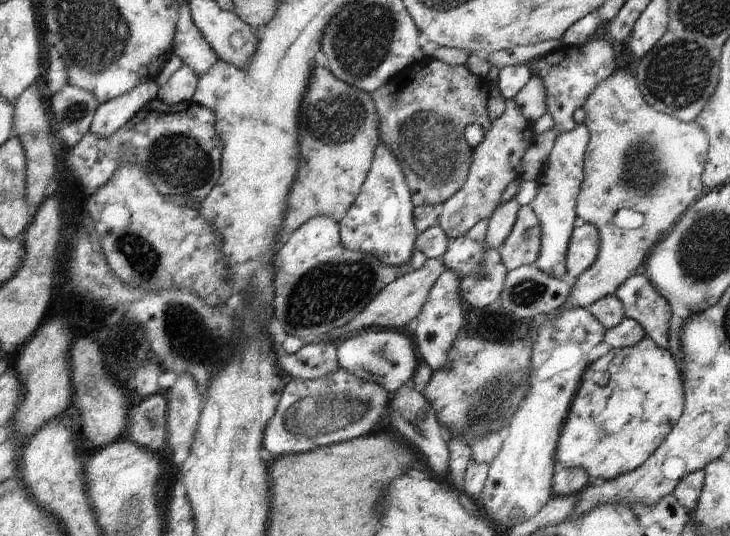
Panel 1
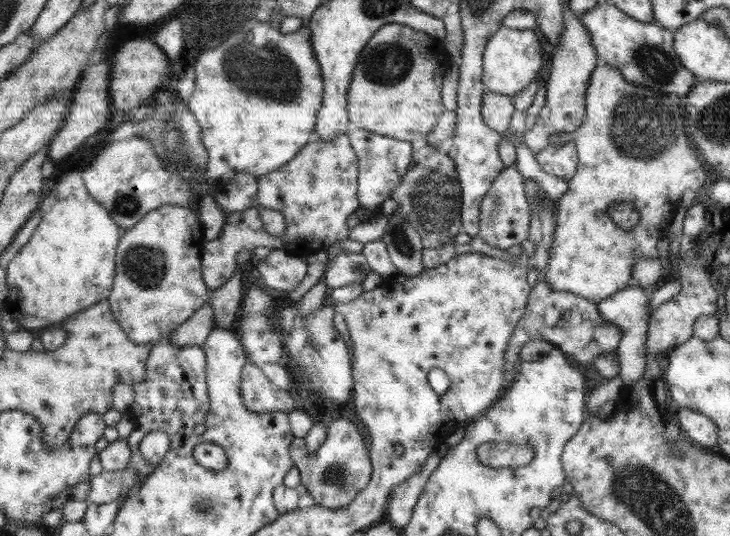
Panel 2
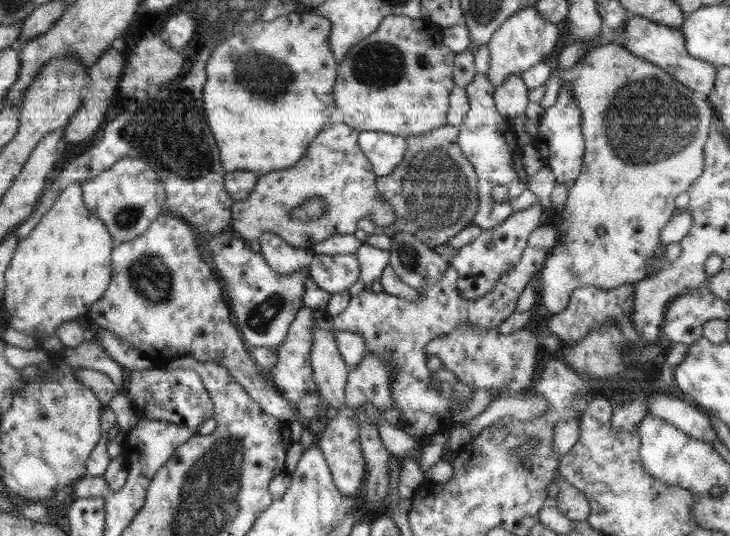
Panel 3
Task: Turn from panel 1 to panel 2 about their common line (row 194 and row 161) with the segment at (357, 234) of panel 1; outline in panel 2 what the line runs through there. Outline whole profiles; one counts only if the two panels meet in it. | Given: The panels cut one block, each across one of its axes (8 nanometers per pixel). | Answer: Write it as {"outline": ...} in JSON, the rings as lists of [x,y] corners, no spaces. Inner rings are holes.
{"outline":[[[351,127],[347,131],[350,146],[358,157],[357,195],[359,208],[370,210],[371,214],[381,212],[384,200],[390,199],[390,194],[400,184],[412,160],[413,148],[408,141],[373,133],[371,130]]]}

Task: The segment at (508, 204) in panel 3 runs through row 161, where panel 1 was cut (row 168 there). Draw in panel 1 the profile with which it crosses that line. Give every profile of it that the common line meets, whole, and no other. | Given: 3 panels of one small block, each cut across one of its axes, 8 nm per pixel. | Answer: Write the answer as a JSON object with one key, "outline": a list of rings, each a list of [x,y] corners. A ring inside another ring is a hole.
{"outline":[[[514,99],[505,100],[506,110],[498,120],[491,121],[490,128],[484,132],[484,139],[472,149],[472,162],[466,182],[456,194],[439,206],[437,224],[444,229],[450,240],[464,236],[478,222],[486,220],[494,212],[510,182],[522,176],[522,156],[534,137],[532,123],[528,122]],[[452,216],[462,216],[458,226],[450,226]]]}

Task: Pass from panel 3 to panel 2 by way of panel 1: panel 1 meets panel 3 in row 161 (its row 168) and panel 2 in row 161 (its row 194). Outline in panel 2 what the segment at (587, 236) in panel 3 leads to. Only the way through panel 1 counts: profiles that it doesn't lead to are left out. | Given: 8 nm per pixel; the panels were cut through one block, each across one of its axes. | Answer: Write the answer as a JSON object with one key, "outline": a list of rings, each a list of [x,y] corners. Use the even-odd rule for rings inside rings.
{"outline":[[[605,64],[597,67],[592,71],[588,88],[585,94],[585,117],[584,122],[572,134],[576,143],[578,155],[578,166],[575,175],[568,180],[568,190],[564,195],[554,202],[555,210],[555,231],[554,240],[549,250],[549,261],[545,270],[545,277],[548,284],[557,291],[572,293],[582,298],[588,299],[590,302],[599,303],[611,294],[620,291],[628,286],[632,280],[632,267],[636,257],[654,258],[659,257],[656,246],[658,242],[668,234],[665,230],[670,216],[677,212],[680,206],[681,198],[686,190],[699,193],[708,182],[710,174],[706,168],[706,164],[701,160],[701,156],[697,149],[689,141],[688,134],[684,132],[685,128],[685,108],[678,102],[678,96],[670,96],[666,92],[644,88],[643,86],[634,86],[624,80],[622,73],[613,66]],[[610,203],[630,203],[639,214],[639,223],[629,230],[620,228],[607,212]]]}

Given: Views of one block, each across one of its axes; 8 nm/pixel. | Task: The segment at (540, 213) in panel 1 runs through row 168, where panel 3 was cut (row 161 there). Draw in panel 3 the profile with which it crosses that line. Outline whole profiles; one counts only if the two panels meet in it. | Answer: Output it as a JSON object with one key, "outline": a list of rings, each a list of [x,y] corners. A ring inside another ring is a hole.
{"outline":[[[561,85],[556,102],[538,119],[538,134],[532,138],[534,148],[543,155],[542,162],[555,174],[558,183],[570,190],[582,170],[585,140],[581,131],[581,112],[568,85]]]}

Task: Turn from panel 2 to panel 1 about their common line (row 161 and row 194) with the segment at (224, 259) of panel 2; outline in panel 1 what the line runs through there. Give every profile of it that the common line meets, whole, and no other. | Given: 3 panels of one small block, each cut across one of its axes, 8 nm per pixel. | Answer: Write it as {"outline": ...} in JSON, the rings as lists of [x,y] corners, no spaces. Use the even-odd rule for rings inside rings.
{"outline":[[[314,66],[298,110],[299,172],[288,194],[284,226],[276,244],[281,246],[286,232],[298,230],[315,216],[328,216],[340,222],[354,204],[379,143],[379,121],[370,93],[358,90],[336,78],[325,66]]]}

